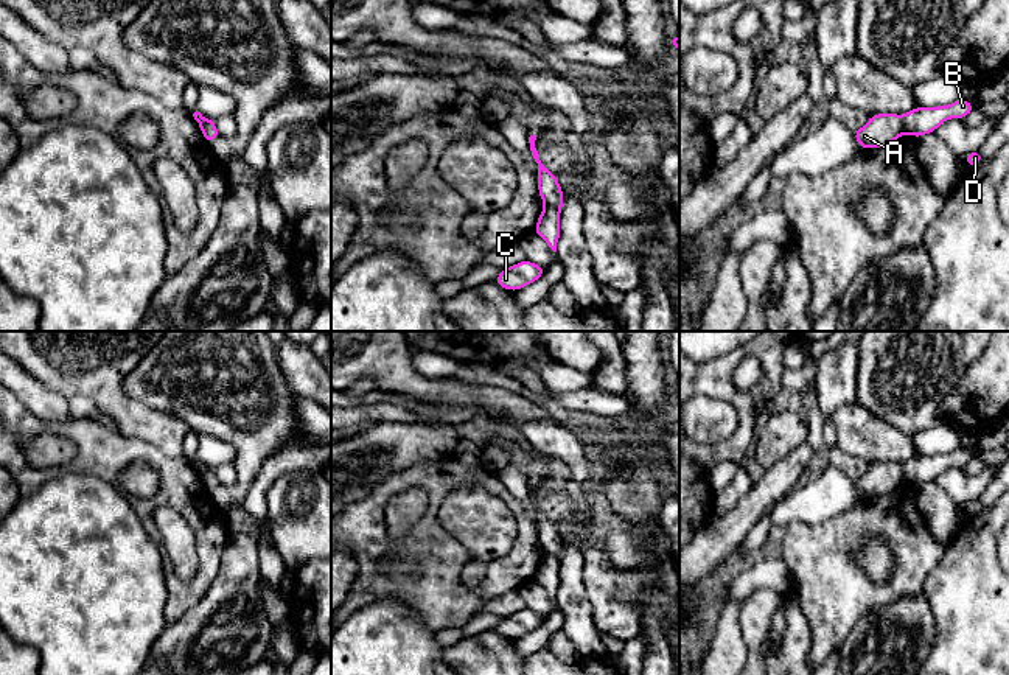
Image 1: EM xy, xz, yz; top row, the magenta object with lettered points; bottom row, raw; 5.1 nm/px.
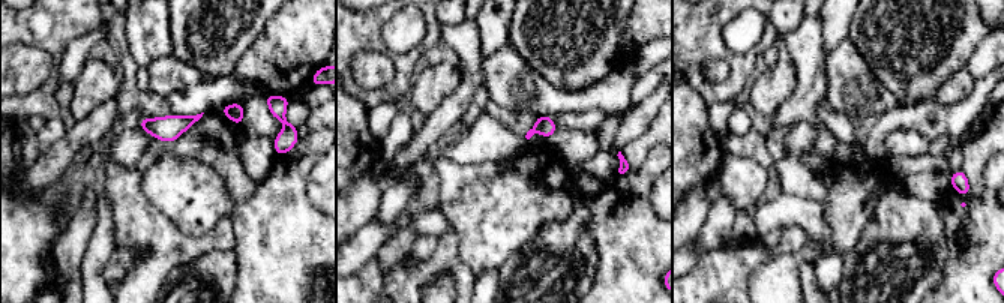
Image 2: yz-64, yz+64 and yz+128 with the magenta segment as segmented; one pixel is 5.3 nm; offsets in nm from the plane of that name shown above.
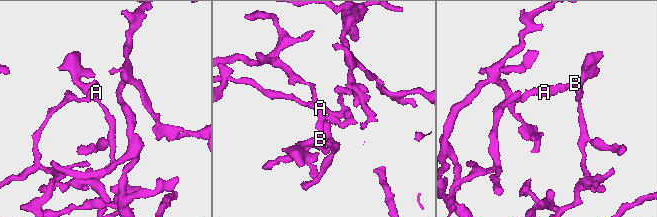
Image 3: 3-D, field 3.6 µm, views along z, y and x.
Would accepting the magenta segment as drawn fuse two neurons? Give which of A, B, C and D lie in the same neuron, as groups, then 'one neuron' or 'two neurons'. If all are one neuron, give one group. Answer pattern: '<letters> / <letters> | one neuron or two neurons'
A / B C D | two neurons

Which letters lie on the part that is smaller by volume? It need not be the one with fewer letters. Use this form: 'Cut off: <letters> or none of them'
Cut off: B, C, D

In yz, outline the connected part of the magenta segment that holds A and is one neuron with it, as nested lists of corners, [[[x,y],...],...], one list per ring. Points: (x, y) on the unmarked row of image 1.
[[[875,462],[869,470],[854,481],[857,491],[863,498],[888,495],[902,482],[908,482],[903,465],[897,462]]]

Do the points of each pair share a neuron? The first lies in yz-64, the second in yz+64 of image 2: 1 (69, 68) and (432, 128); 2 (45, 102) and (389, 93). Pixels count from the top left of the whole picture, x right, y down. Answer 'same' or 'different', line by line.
1: same
2: same

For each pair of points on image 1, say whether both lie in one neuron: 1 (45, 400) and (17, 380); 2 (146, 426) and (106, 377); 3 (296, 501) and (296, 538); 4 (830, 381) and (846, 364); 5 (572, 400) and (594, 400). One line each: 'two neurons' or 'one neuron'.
1: one neuron
2: one neuron
3: one neuron
4: one neuron
5: one neuron

